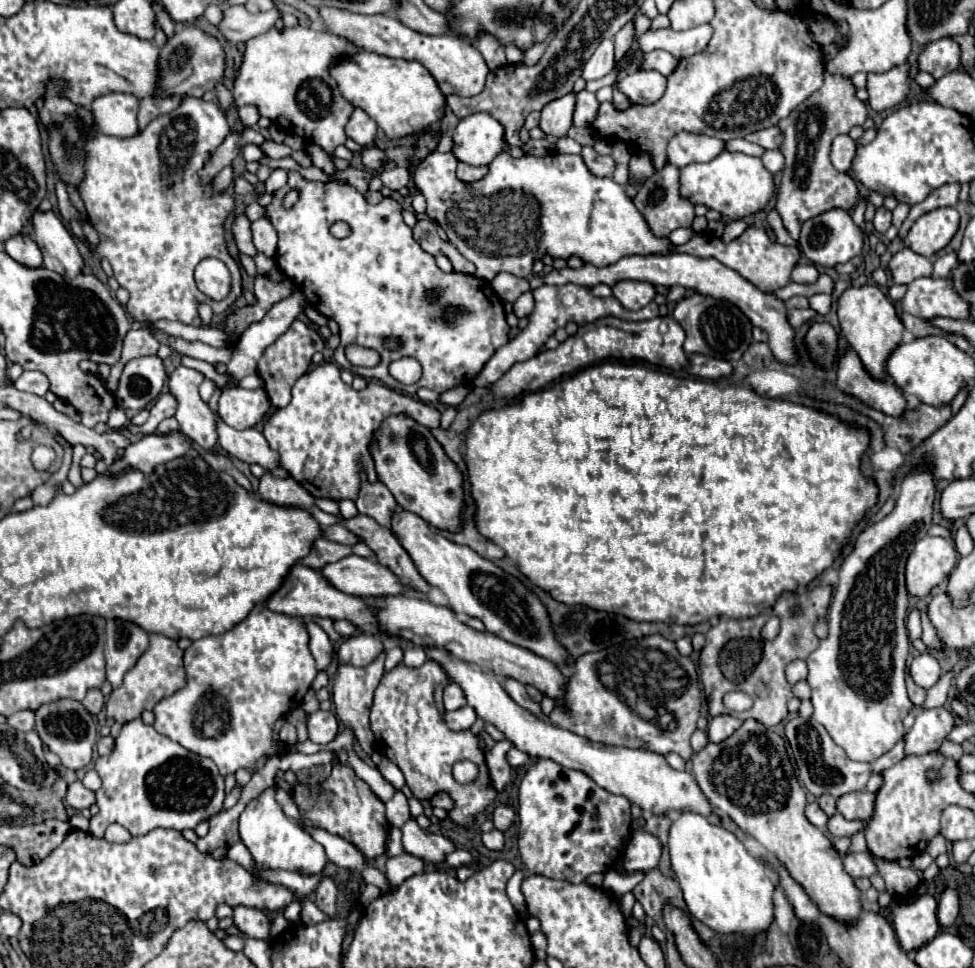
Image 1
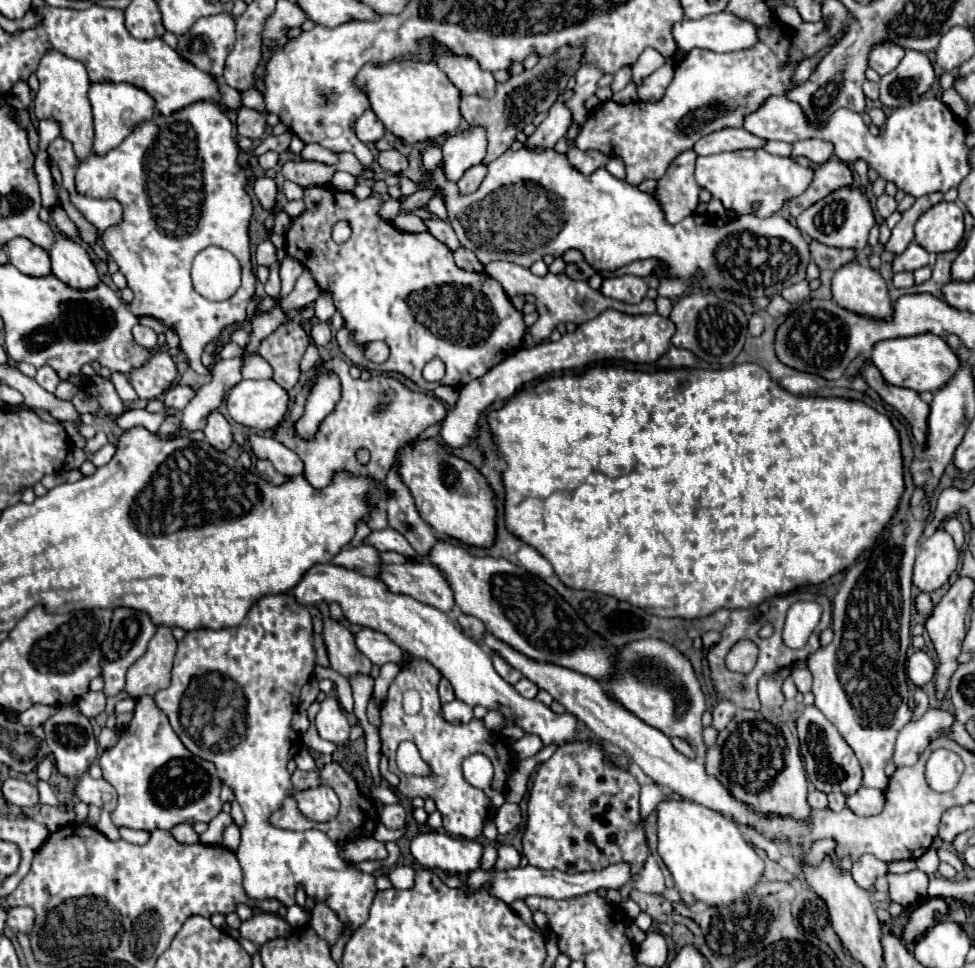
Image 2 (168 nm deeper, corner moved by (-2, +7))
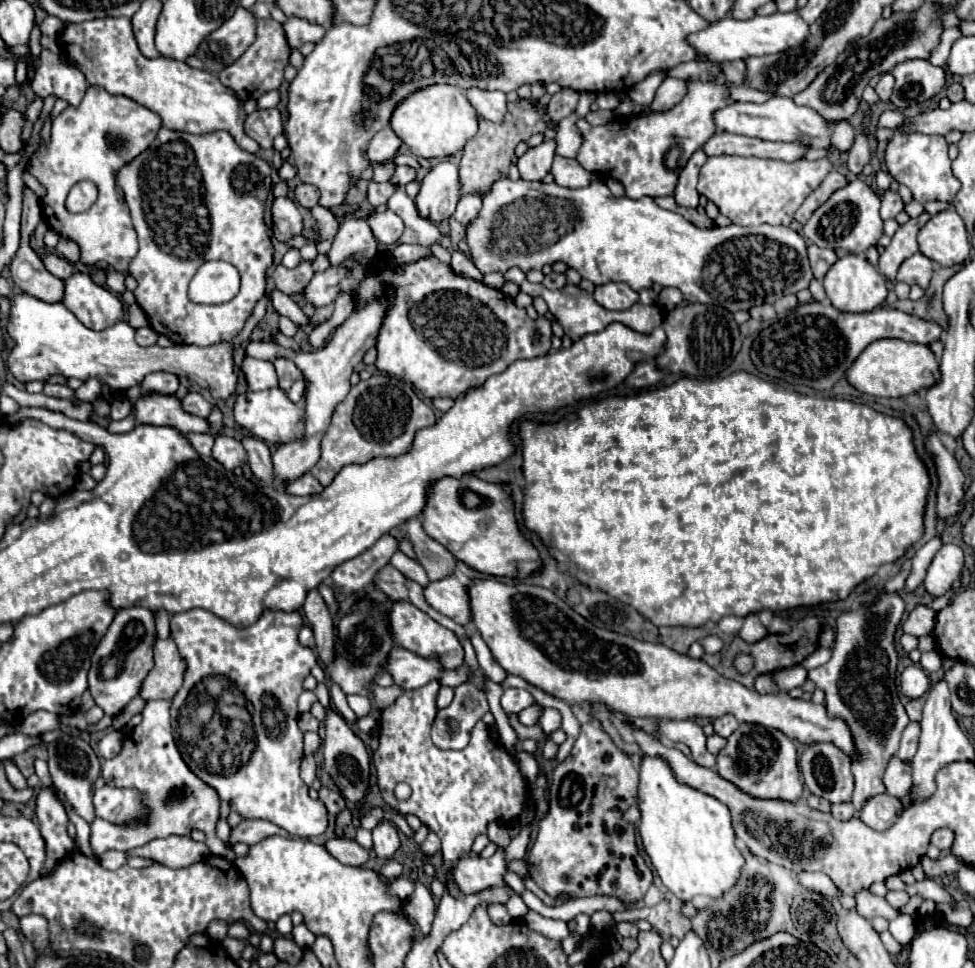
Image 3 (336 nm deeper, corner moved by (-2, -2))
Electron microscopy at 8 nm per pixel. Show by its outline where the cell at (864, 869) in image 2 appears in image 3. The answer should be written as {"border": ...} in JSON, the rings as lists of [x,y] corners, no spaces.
{"border":[[[861,889],[861,891],[855,895],[855,901],[857,901],[857,911],[859,911],[863,917],[867,917],[867,919],[881,915],[881,917],[885,917],[885,919],[891,921],[891,919],[895,919],[895,917],[899,915],[883,897],[873,895],[869,889]]]}

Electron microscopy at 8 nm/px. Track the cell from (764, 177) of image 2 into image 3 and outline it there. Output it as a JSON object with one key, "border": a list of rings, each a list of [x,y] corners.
{"border":[[[709,157],[701,167],[697,191],[719,207],[719,213],[729,217],[735,225],[789,225],[795,211],[805,197],[823,181],[831,171],[829,159],[819,161],[773,161],[759,157]]]}

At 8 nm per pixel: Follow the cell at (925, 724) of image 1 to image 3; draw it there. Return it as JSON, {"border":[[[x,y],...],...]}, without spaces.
{"border":[[[893,755],[889,759],[889,765],[887,765],[887,771],[885,771],[885,787],[887,787],[887,793],[893,795],[893,797],[905,797],[913,785],[913,769],[911,769],[911,763],[909,761],[903,761],[899,759],[897,755]]]}

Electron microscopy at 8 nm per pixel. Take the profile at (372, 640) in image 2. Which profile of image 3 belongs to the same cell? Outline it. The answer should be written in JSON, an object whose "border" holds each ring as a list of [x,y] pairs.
{"border":[[[393,647],[383,669],[391,673],[401,689],[419,689],[441,675],[441,665],[435,659],[423,659],[403,647]]]}

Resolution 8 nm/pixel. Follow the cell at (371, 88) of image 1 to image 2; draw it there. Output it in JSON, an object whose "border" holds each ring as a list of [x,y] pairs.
{"border":[[[393,62],[389,66],[367,64],[357,74],[355,84],[367,92],[371,108],[385,128],[407,144],[453,134],[461,124],[461,92],[435,62]]]}

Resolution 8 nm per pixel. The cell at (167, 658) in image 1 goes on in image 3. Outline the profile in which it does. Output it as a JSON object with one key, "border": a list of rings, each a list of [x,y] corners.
{"border":[[[157,639],[153,645],[153,669],[145,677],[139,697],[149,699],[171,699],[179,685],[183,683],[185,661],[179,657],[177,645],[173,639]]]}

